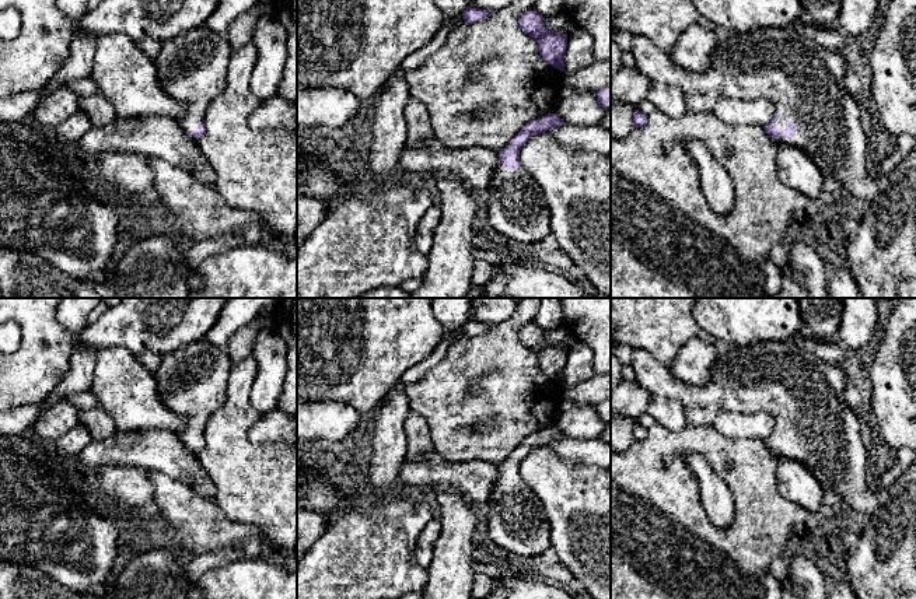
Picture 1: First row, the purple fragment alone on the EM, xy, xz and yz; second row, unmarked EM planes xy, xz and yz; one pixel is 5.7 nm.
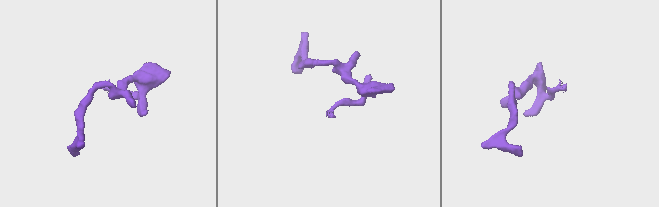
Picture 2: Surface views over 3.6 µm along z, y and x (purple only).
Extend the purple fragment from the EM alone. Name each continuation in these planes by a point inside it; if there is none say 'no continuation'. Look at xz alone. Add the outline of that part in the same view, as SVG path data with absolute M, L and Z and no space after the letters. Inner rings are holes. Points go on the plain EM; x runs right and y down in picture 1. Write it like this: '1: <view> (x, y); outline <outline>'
1: xz (517, 522); outline M500 474L486 504L487 533L503 550L521 557L538 558L550 549L549 521L538 495L522 483L507 483Z

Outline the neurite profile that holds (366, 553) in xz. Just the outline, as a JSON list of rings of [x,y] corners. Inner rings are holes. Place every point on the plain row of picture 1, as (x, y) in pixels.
[[[398,495],[331,516],[324,535],[297,564],[297,599],[399,599],[409,592],[423,592],[429,571],[416,561],[415,551],[420,533],[433,518],[427,502]]]

